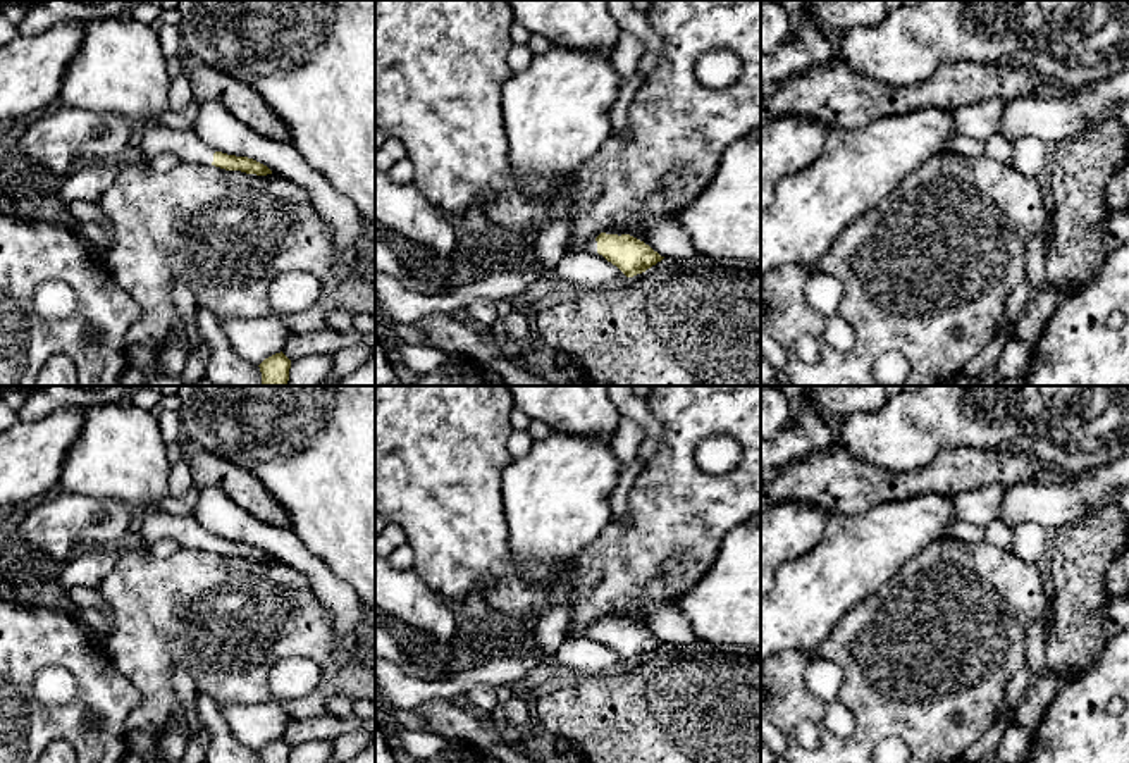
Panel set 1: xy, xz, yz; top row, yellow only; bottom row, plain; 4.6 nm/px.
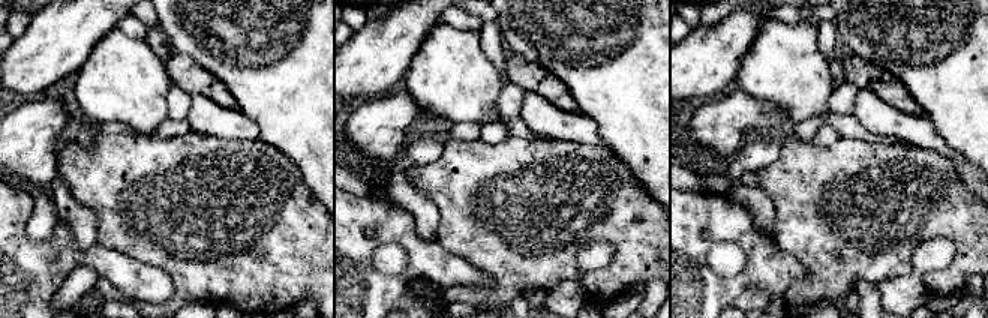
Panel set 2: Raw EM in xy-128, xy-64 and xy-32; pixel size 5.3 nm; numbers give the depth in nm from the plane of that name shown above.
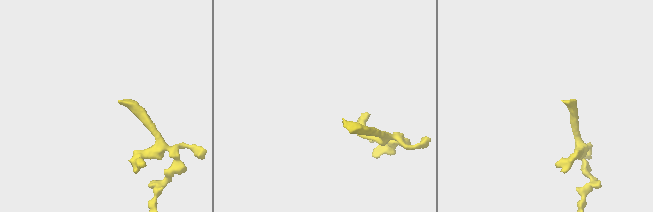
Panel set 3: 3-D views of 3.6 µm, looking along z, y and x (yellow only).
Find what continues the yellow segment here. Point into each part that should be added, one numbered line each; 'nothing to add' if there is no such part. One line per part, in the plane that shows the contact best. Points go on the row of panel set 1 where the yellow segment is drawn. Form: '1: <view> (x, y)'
1: xy (185, 143)

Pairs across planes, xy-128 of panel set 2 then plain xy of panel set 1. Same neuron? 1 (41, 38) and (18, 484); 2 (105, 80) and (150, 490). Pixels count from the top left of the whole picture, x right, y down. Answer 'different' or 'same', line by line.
1: same
2: same

